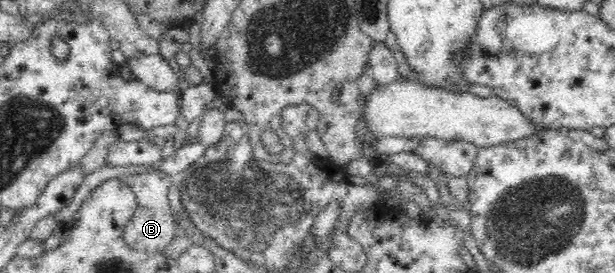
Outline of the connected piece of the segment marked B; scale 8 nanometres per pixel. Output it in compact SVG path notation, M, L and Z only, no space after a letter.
M159 168L154 171L145 171L145 173L129 173L121 175L119 181L128 185L134 195L136 195L137 207L131 221L123 229L123 239L125 243L137 251L147 253L162 253L162 251L176 237L177 228L174 225L173 215L169 206L169 186L172 185L175 178L163 172Z

